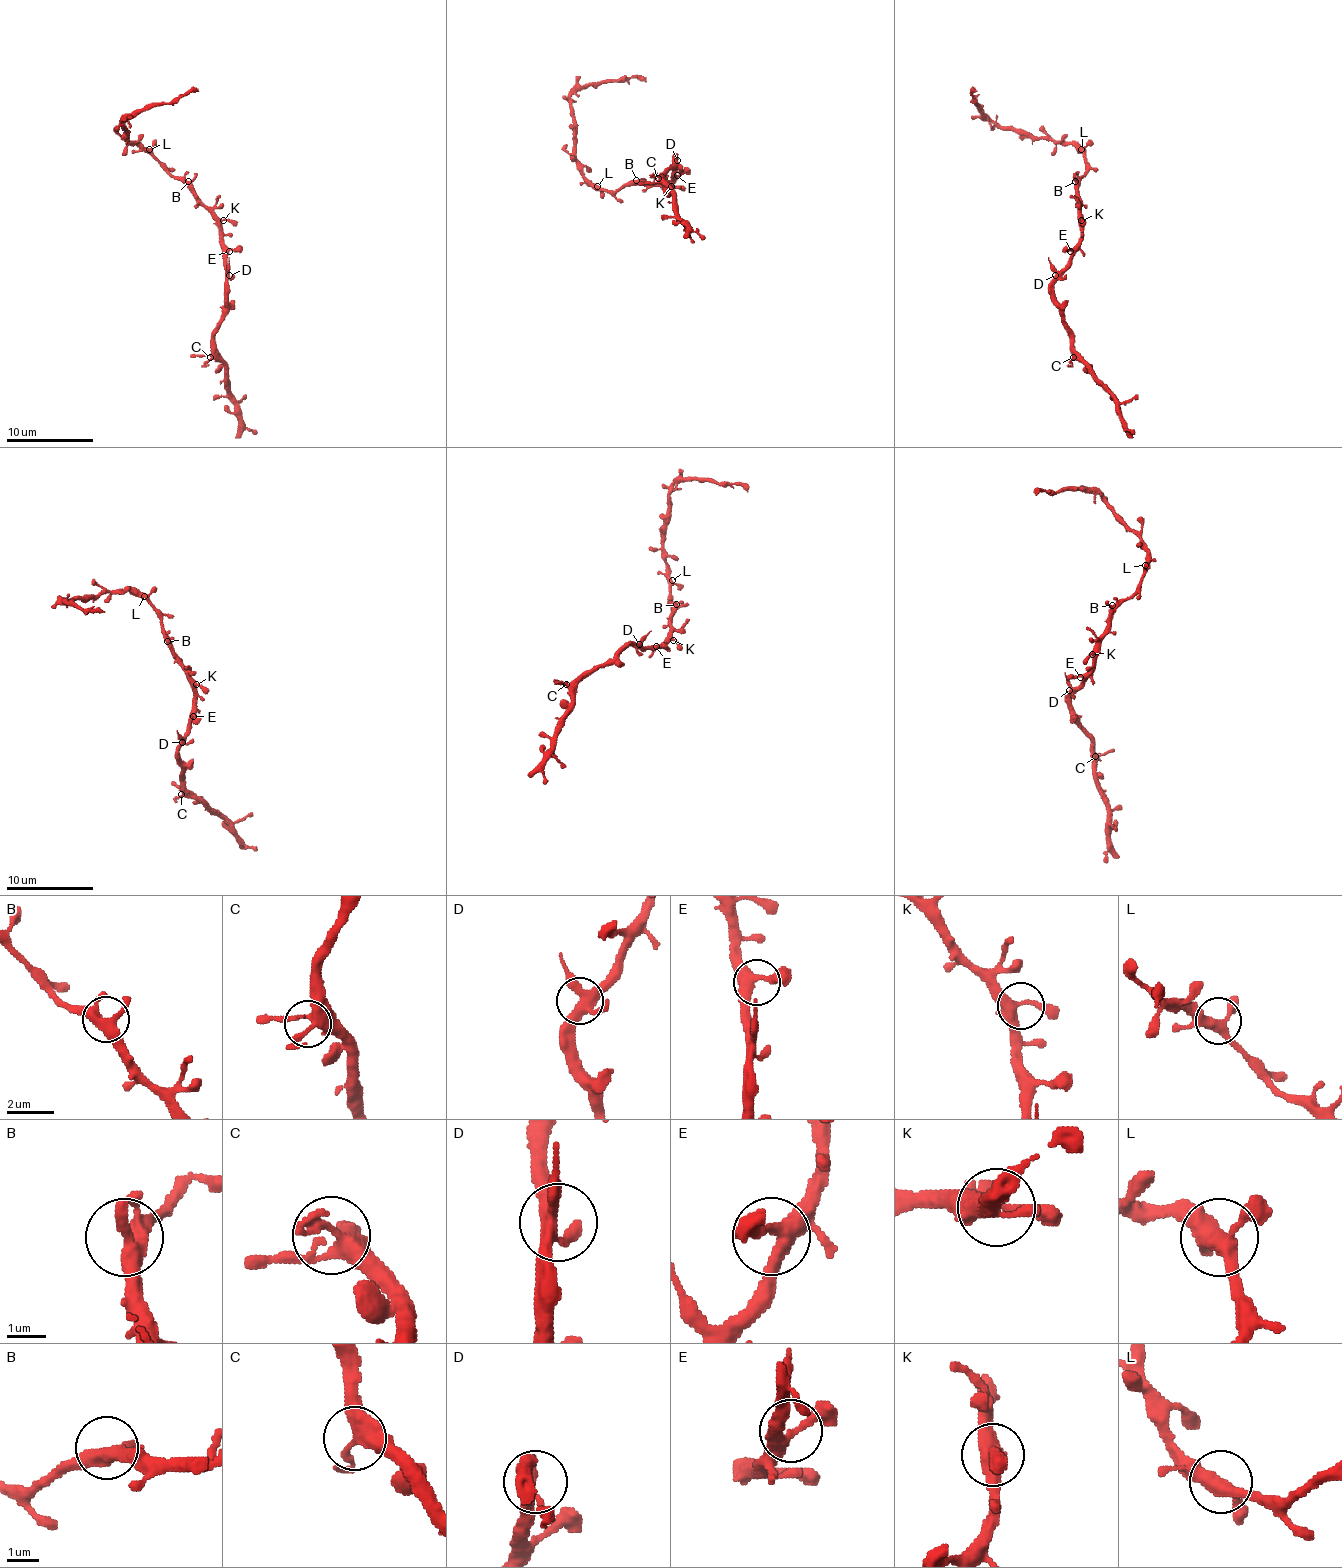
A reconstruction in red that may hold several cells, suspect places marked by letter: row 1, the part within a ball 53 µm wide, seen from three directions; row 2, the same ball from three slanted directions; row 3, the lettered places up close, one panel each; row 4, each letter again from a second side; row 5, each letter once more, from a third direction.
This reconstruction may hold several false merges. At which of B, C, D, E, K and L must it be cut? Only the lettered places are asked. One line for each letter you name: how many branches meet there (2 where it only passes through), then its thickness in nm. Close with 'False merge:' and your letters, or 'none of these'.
False merge: none of these

